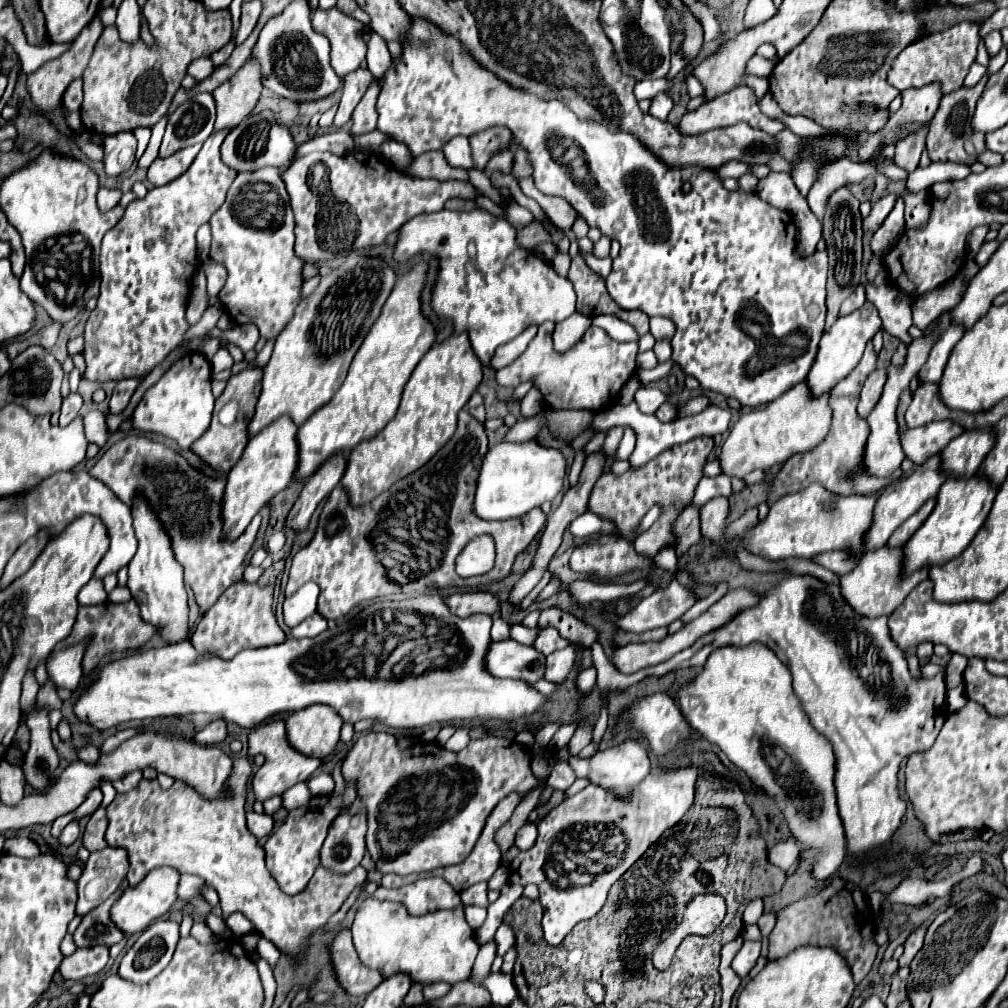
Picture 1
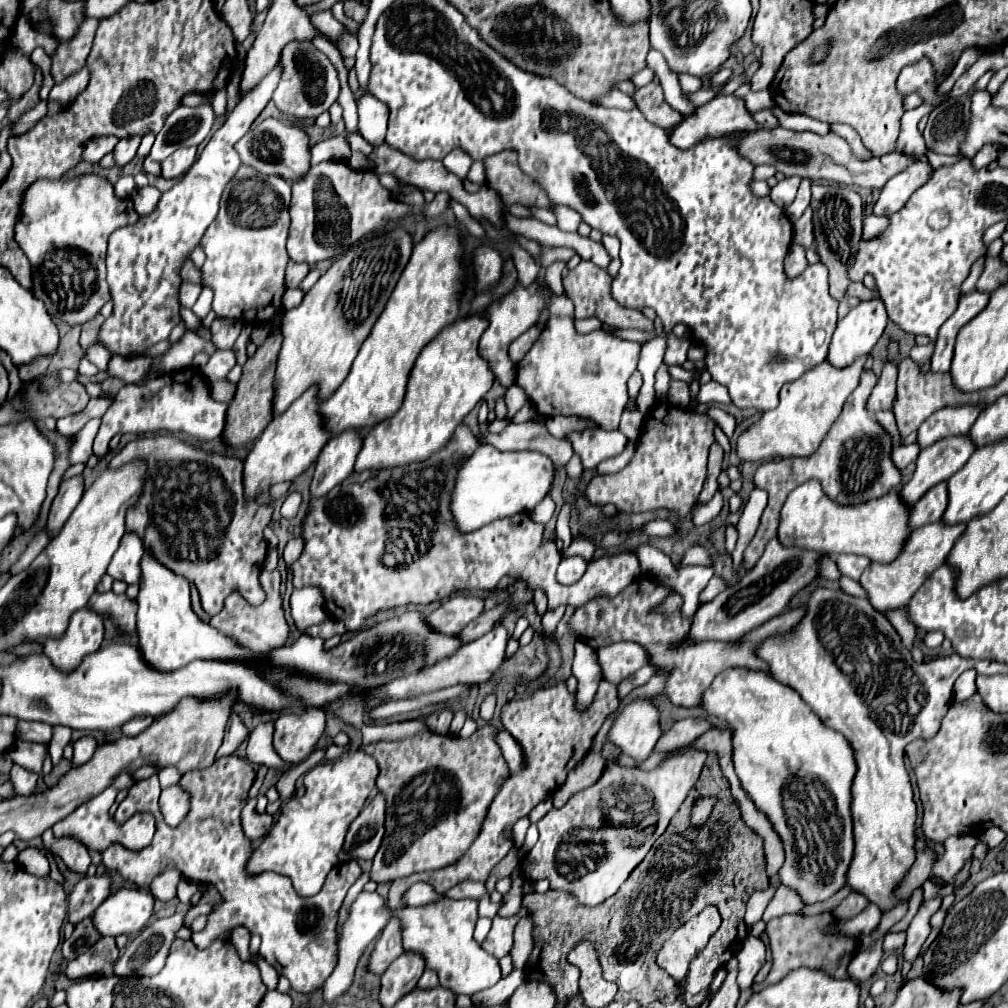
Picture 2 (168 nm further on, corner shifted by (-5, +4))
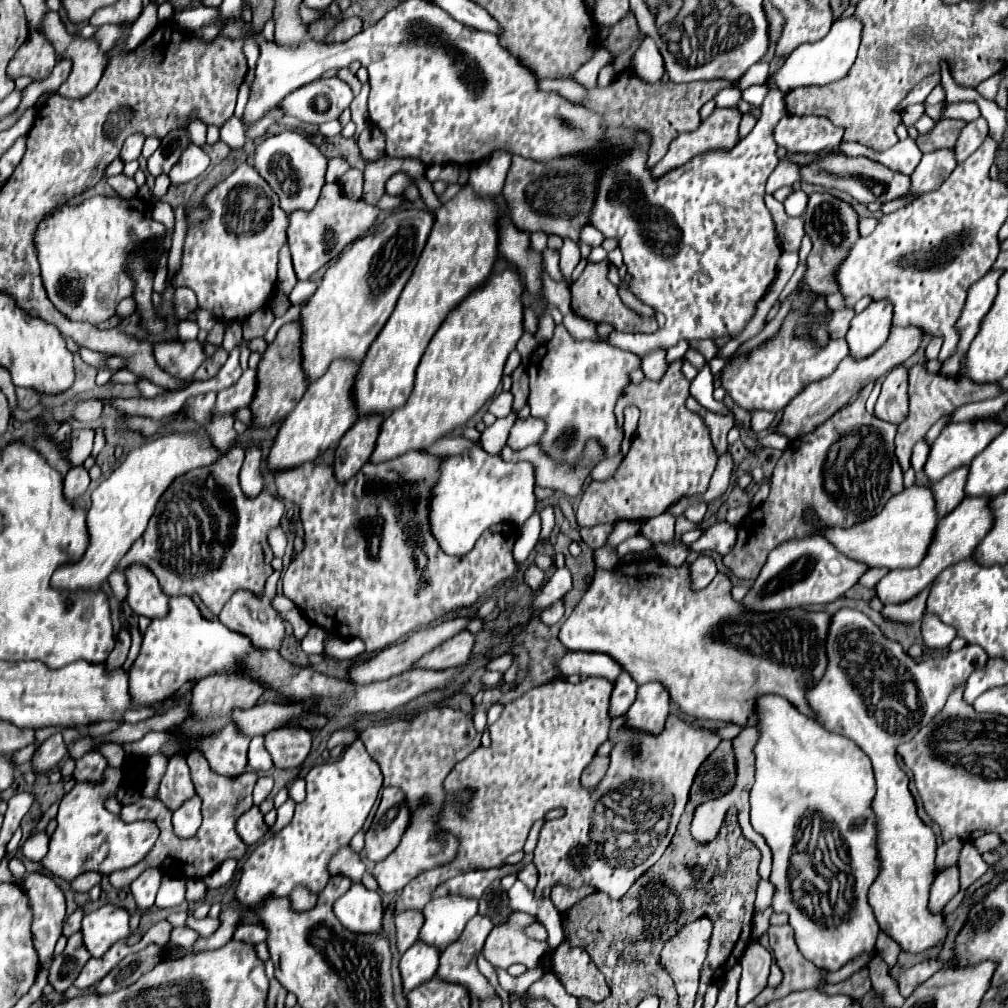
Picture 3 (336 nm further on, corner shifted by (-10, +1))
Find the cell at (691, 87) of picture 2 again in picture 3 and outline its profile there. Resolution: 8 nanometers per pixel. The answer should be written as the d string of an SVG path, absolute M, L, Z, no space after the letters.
M730 87L726 91L720 91L718 97L714 99L718 107L730 107L730 109L738 109L738 103L742 99L742 93L738 87Z

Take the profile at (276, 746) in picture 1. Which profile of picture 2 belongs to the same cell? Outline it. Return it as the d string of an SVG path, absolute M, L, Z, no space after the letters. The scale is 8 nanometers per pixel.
M261 722L249 734L247 758L257 764L265 764L269 768L275 768L279 772L289 772L293 766L293 764L281 760L281 756L273 748L273 722Z

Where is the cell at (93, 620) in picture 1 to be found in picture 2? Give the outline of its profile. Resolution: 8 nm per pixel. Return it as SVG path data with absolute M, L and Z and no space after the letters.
M95 592L89 598L87 608L95 610L101 616L109 616L115 622L119 634L135 634L137 632L137 622L135 622L137 602L127 598L127 594L115 594L115 592L99 594L99 592Z

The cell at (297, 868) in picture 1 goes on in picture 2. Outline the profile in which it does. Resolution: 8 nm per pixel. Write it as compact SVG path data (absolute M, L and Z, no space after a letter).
M351 748L337 760L309 770L305 776L305 796L283 804L277 824L263 838L261 846L249 860L249 872L259 874L271 870L285 874L291 878L295 892L301 896L315 896L321 890L327 872L339 862L337 856L341 852L345 828L361 812L367 796L375 788L375 778L377 762L357 748Z

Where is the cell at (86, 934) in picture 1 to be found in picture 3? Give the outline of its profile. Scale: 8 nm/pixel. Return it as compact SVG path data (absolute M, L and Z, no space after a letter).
M74 933L68 939L64 953L58 955L48 969L48 983L54 987L54 991L64 993L68 987L72 987L88 959L86 947L82 947L82 935Z

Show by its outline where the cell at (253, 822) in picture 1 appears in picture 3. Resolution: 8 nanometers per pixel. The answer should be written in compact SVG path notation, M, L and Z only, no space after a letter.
M258 807L248 809L238 821L236 821L236 833L246 845L254 845L268 833L268 827L264 823L264 815Z

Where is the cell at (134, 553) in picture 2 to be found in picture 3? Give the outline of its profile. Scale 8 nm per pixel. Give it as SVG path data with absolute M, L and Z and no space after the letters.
M134 567L134 571L124 571L128 579L128 605L134 613L148 619L162 619L168 615L170 597L162 593L158 581L146 567Z

